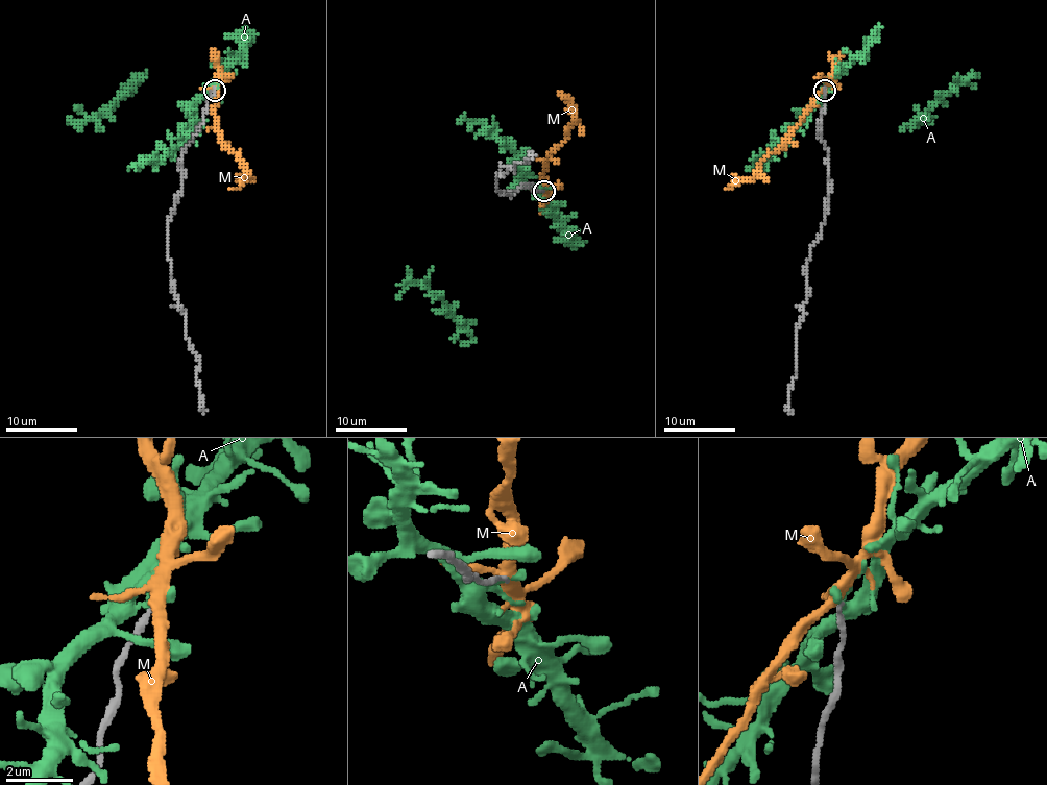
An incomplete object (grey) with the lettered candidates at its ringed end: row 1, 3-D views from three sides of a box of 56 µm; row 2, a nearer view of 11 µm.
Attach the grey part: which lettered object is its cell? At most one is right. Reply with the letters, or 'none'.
none

